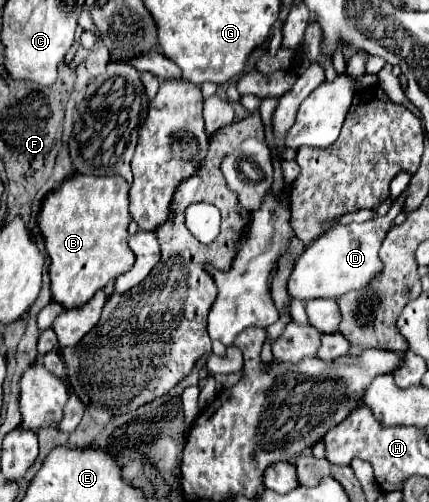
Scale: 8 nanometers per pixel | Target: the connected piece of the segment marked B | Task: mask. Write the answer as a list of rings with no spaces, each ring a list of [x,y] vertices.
[[[72,175],[58,189],[48,193],[38,215],[46,251],[50,255],[52,297],[66,309],[82,307],[98,289],[134,265],[134,253],[128,247],[130,199],[128,183],[120,175]]]

